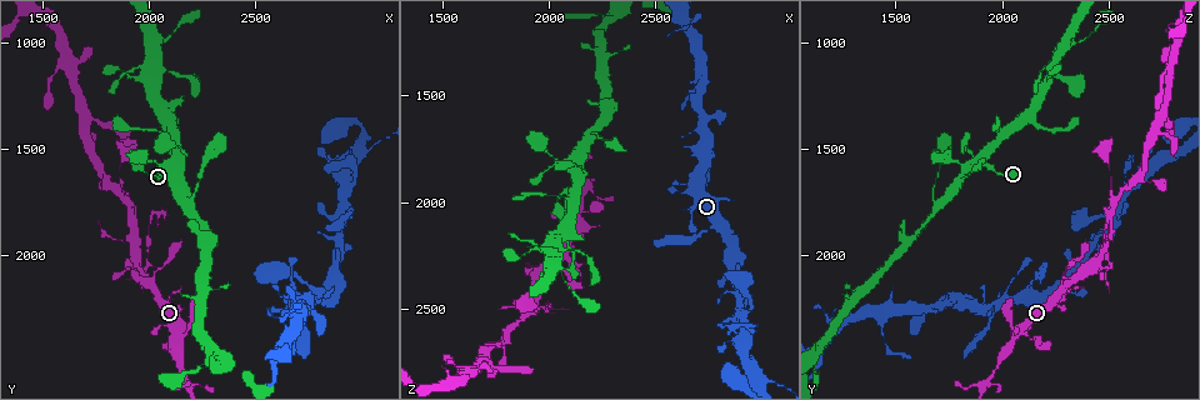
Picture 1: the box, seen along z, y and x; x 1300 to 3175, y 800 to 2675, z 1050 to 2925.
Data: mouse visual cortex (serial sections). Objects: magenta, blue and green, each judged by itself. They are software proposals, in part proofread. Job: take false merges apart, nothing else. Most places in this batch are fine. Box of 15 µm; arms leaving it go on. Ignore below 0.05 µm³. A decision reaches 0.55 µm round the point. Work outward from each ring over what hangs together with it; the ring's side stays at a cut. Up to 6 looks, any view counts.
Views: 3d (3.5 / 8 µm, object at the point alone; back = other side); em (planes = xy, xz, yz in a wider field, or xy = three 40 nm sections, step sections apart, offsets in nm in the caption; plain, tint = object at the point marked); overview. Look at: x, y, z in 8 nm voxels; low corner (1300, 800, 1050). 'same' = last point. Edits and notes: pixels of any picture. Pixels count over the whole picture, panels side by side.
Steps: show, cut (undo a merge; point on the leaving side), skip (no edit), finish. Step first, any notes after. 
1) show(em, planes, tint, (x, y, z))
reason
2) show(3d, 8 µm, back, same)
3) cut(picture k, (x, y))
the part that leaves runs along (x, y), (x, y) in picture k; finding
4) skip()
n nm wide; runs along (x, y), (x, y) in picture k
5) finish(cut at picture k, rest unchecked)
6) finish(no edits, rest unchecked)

show(em, xy, step 3, tint, (2170, 2600, 1920))
abrupt turn

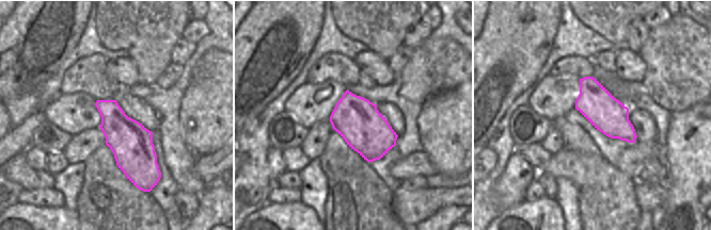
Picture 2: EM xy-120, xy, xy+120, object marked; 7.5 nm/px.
show(3d, 3.5 µm, same)

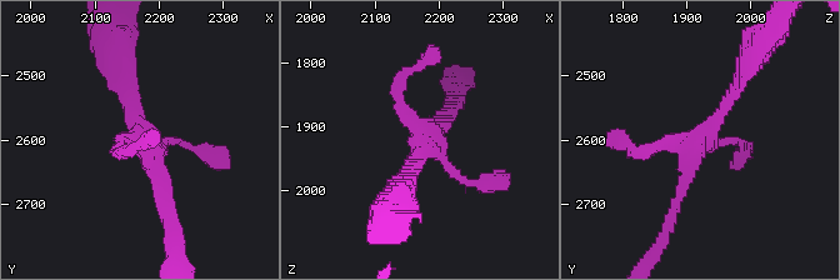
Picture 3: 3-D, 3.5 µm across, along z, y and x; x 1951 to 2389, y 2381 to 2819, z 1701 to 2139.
skip()
runs along (746, 69), (695, 145), (634, 153) in picture 3; continuous, no second cell

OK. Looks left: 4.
show(3d, 8 µm, back, (1920, 2030, 2430))
thin neck

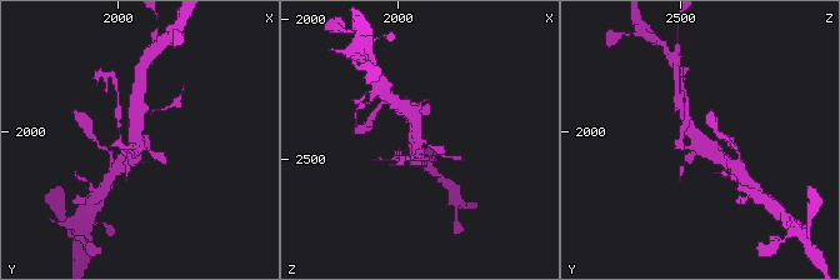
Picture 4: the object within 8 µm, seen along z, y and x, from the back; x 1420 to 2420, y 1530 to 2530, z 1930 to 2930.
show(em, xy, step 3, tint, (1920, 2030, 2440))
now the EM

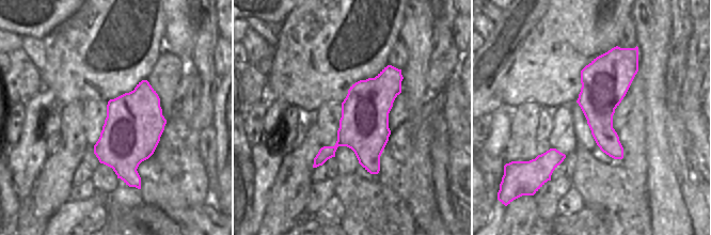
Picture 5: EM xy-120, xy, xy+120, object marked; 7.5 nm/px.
skip()
360 nm wide; runs along (398, 72), (316, 163) in picture 5; one cell here

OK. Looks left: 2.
finish(no edits, rest unchecked)

